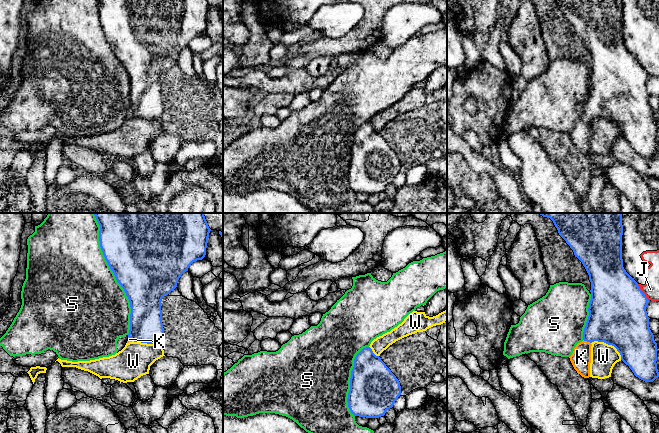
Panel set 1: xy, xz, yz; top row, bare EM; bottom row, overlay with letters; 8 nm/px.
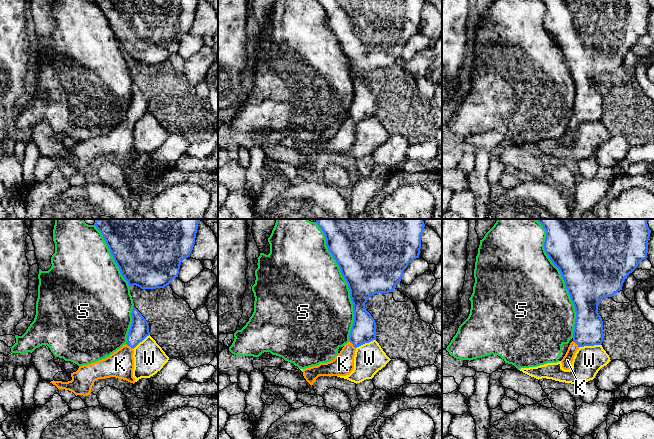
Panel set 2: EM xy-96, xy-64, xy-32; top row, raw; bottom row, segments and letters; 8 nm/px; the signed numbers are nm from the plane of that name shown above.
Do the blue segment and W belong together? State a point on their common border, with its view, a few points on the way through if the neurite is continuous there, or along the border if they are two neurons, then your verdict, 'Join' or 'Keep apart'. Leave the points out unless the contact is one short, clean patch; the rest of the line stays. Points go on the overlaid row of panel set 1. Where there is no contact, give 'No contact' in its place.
Touches blue at yz (609, 344). Keep apart

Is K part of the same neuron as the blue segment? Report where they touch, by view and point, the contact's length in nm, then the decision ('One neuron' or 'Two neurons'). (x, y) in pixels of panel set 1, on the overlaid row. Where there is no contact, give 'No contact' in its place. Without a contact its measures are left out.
Touches blue at yz (587, 341). Shared border 70 nm. One neuron

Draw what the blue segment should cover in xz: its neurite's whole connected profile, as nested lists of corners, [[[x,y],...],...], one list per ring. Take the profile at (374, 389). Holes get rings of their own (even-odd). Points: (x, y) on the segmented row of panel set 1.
[[[370,347],[354,359],[351,371],[348,407],[354,416],[379,418],[393,407],[401,395],[399,380]]]

